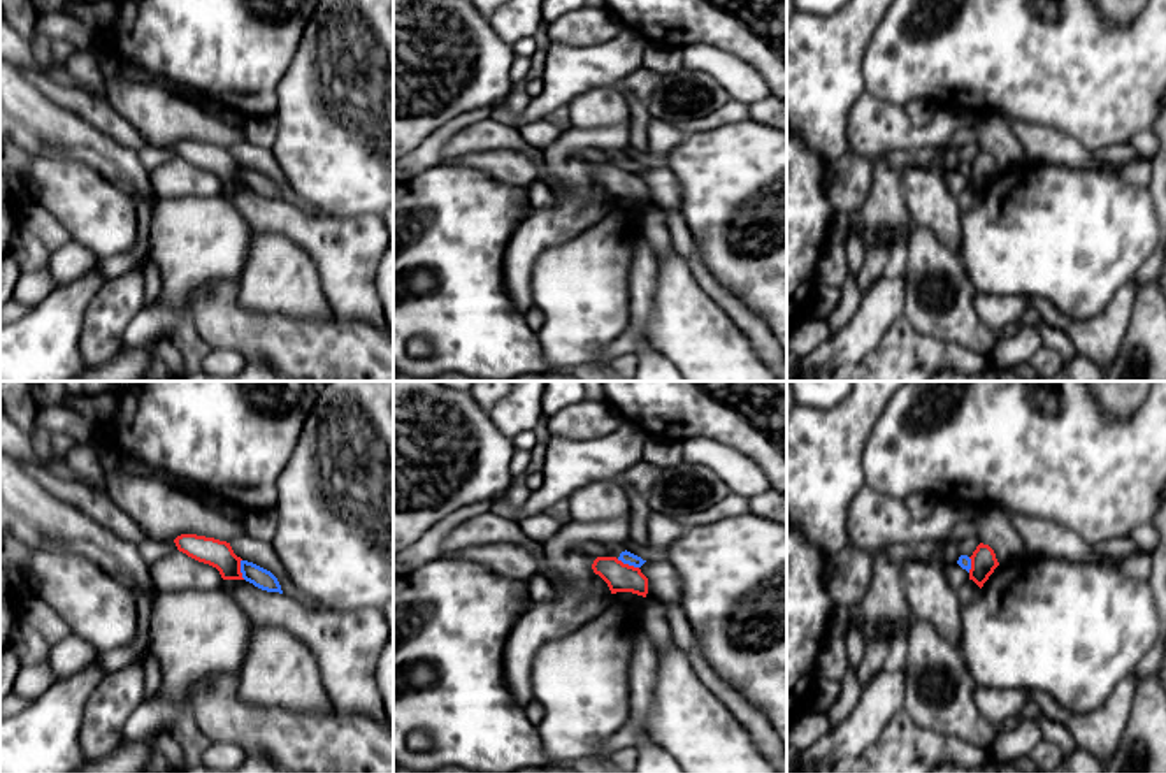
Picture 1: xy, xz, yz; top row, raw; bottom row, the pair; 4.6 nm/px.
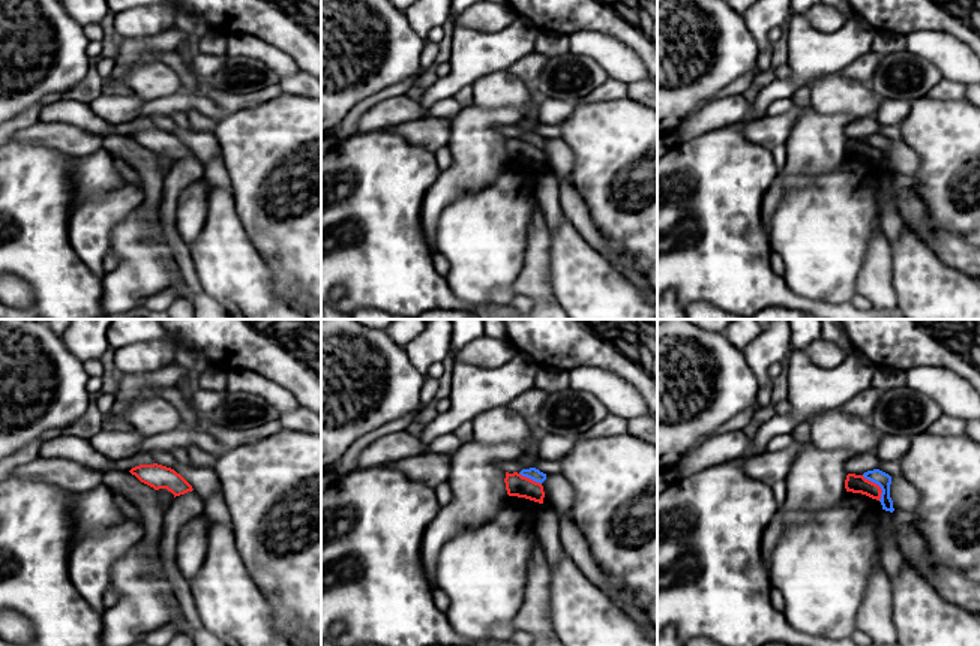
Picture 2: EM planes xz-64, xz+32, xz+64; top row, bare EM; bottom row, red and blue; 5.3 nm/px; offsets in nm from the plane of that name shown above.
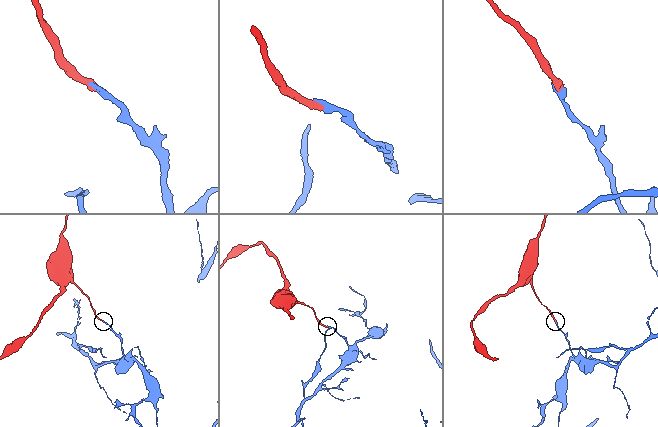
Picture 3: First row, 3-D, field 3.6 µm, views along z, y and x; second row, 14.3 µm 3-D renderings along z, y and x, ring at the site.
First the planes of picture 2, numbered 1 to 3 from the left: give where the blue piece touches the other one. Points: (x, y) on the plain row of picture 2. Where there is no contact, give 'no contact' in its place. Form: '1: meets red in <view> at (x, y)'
1: no contact
2: meets red in xz+32 at (529, 143)
3: meets red in xz+64 at (877, 149)

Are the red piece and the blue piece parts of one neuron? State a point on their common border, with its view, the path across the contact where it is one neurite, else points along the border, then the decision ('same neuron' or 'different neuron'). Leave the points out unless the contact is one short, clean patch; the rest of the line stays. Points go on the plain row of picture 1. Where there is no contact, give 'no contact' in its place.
contact xz (627, 171); border xz (617, 166), (638, 174); different neuron

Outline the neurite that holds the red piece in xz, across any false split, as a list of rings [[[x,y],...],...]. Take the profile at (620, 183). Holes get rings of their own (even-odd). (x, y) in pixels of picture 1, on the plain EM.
[[[597,163],[592,176],[608,190],[611,200],[632,199],[643,204],[648,200],[648,184],[641,176],[623,170],[616,163]]]

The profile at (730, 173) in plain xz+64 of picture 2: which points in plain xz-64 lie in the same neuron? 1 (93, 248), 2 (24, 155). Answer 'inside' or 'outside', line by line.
1: outside
2: inside

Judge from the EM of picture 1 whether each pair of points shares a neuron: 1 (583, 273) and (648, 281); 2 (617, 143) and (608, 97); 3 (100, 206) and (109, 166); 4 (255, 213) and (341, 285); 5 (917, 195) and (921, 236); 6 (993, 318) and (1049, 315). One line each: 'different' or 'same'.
1: different
2: different
3: different
4: same
5: different
6: different

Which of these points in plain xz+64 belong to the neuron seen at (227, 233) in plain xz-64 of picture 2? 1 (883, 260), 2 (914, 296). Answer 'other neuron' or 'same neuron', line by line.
1: other neuron
2: same neuron

